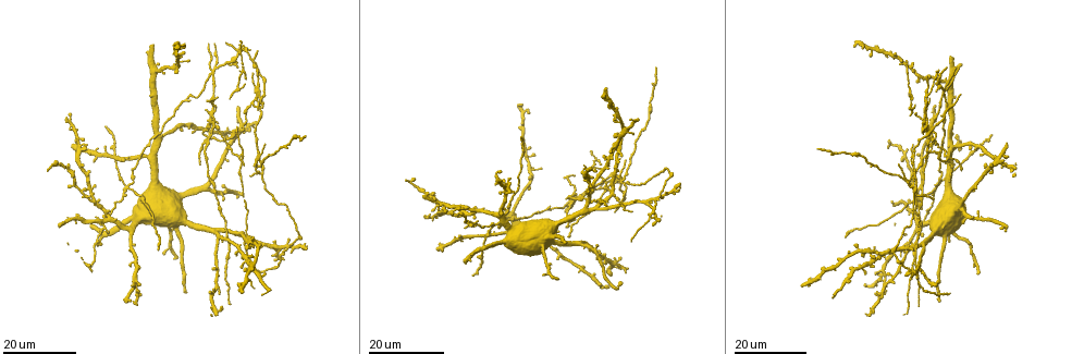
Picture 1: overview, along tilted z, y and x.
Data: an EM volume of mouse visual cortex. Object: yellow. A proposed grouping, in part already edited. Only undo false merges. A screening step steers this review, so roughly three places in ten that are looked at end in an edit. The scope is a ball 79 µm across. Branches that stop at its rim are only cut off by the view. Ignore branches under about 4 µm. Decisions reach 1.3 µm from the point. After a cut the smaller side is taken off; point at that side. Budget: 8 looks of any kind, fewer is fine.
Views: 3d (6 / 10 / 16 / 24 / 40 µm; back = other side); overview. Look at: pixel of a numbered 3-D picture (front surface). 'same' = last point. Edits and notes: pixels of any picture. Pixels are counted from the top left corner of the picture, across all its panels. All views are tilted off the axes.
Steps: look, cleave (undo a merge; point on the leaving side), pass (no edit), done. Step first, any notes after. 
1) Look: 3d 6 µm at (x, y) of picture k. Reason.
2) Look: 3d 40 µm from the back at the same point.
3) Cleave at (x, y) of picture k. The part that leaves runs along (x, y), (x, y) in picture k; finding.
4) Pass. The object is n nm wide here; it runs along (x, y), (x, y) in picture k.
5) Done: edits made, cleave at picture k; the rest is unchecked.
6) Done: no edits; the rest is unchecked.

Look: 3d 24 µm at (209, 111) of picture 1. Four or more arms meet.

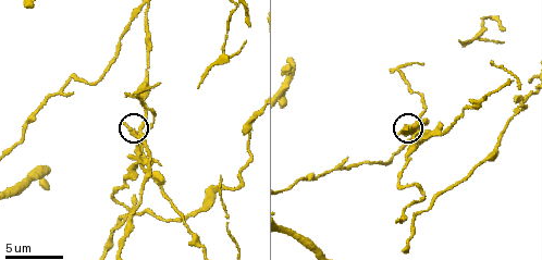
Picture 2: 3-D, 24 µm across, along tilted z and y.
Look: 3d 10 µm at (136, 135) of picture 2.

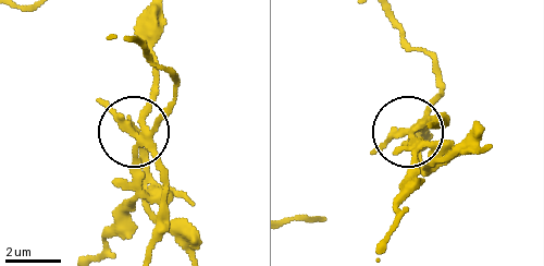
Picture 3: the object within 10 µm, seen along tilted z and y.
Cleave at (140, 180) of picture 3. The object is 260 nm wide here; the part that leaves runs along (143, 141), (134, 203), (101, 250) in picture 3; a second cell is stuck on.

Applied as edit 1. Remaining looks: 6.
Look: overview.

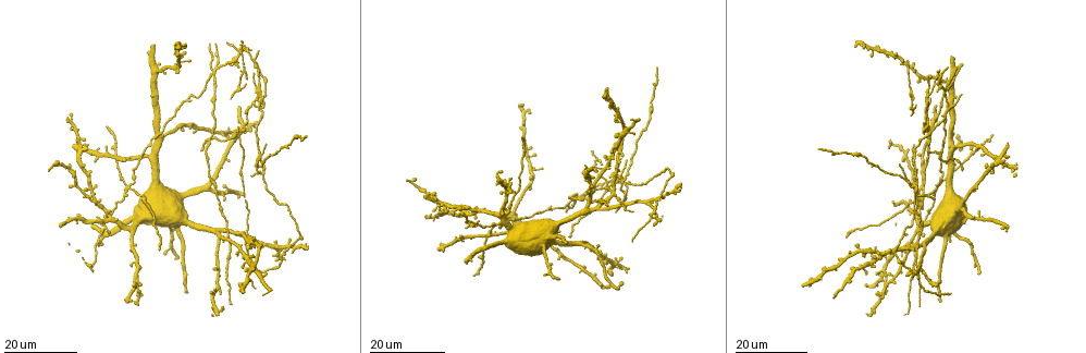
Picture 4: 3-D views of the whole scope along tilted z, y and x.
Look: 3d 16 µm at (213, 179) of picture 4. Calibre changes.

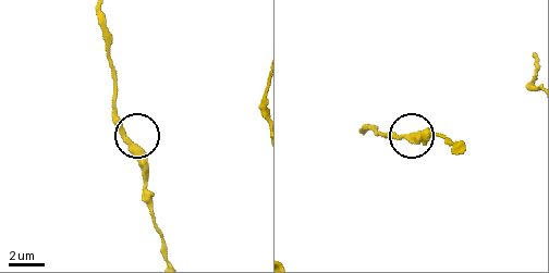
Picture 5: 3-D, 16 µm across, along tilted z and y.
Look: 3d 6 µm at (132, 144) of picture 5.

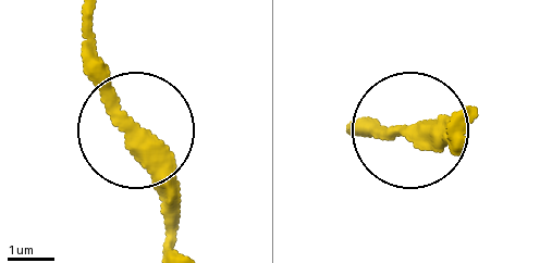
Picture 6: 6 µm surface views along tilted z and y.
Pass. It runs along (463, 129), (434, 120), (357, 130) in picture 6; continuous, no second cell.

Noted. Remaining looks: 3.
Look: 3d 24 µm at (916, 247) of picture 4. Branch point.

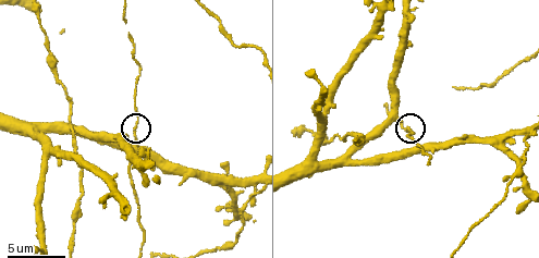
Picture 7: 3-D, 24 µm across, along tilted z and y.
Look: 3d 10 µm at (410, 128) of picture 7. Closer look.

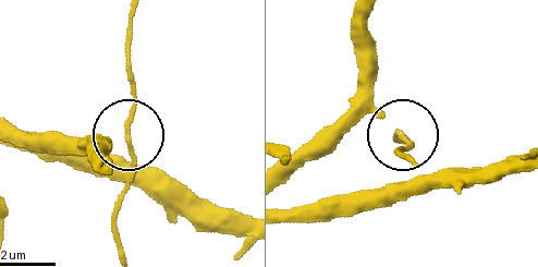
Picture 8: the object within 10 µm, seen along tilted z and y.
Pass. It runs along (285, 177), (335, 146), (370, 112), (405, 137), (405, 149) in picture 8; one cell here.

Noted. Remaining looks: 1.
Look: 3d 10 µm at (520, 81) of picture 2. Sudden change in width.

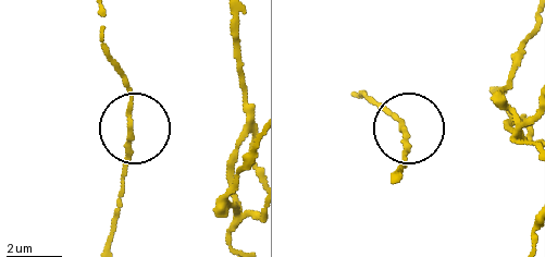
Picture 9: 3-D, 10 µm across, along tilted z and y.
Pass. It runs along (110, 245), (132, 137), (133, 97), (120, 66) in picture 9; all the same cell.

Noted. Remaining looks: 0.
Done: edits made, cleave at picture 3; the rest is unchecked.

